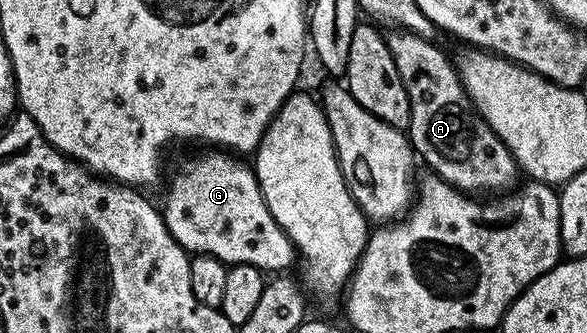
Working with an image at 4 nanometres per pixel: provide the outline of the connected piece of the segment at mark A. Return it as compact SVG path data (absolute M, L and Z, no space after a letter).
M404 30L390 33L387 36L389 49L409 95L411 114L407 135L416 155L422 161L425 159L441 179L467 194L485 194L481 192L488 188L512 189L518 183L517 159L480 112L471 107L454 61L452 64L433 40L424 40Z

